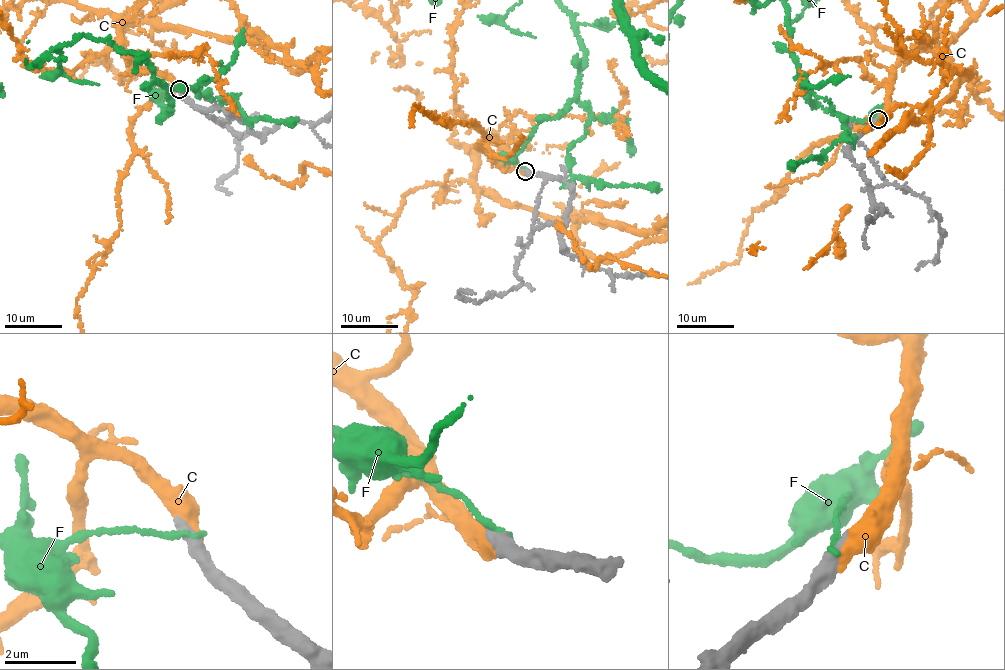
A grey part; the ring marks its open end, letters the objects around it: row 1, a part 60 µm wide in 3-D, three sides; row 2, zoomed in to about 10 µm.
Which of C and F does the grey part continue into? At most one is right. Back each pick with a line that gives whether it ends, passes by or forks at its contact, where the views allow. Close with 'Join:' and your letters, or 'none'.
C: it ends
Join: C

